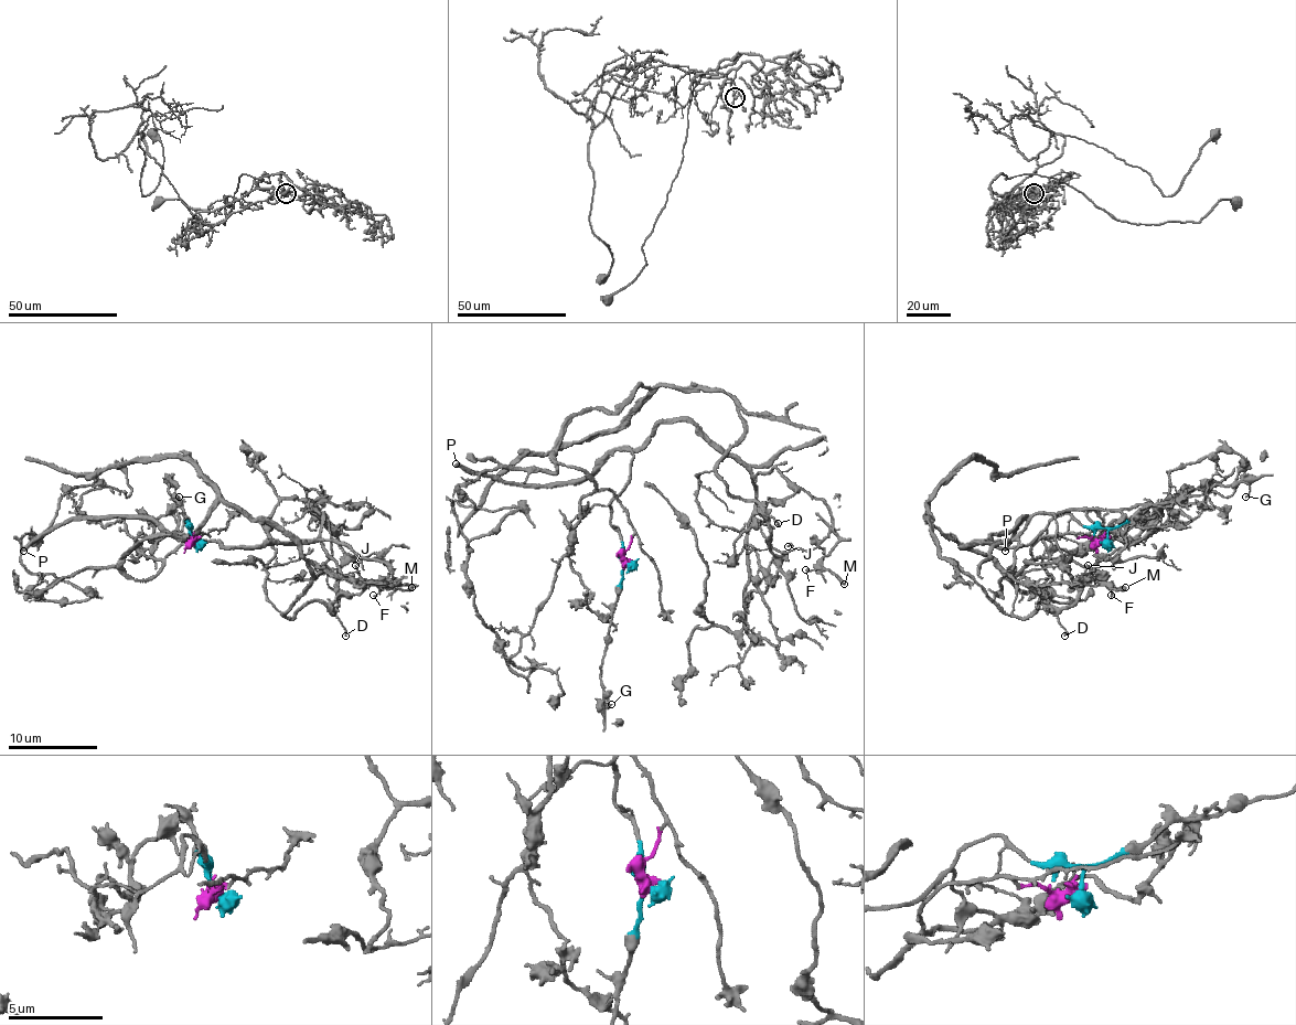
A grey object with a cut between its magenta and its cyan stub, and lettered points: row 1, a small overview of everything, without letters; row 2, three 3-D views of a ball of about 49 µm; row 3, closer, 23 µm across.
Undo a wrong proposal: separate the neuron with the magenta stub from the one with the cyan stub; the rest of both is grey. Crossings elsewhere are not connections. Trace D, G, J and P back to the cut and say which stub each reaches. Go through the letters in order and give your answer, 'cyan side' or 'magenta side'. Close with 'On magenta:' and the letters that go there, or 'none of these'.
D: magenta side
G: cyan side
J: magenta side
P: cyan side
On magenta: D, J

